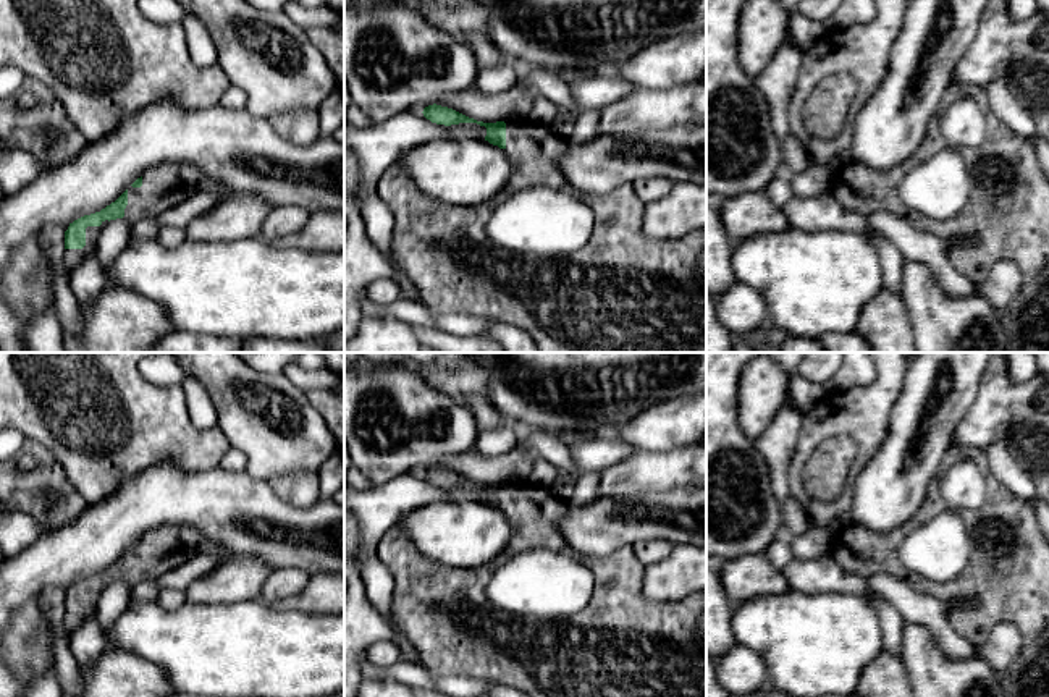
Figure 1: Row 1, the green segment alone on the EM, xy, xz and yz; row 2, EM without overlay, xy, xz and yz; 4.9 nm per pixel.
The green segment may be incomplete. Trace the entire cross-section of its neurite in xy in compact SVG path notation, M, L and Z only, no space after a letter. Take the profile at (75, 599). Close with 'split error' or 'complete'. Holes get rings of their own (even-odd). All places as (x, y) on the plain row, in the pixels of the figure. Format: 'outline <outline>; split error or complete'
outline M165 524L144 534L115 564L100 574L84 577L65 594L65 629L71 634L95 615L102 592L116 581L134 587L145 579L157 579L194 556L217 553L218 561L230 556L226 548L209 542L200 532Z; split error

